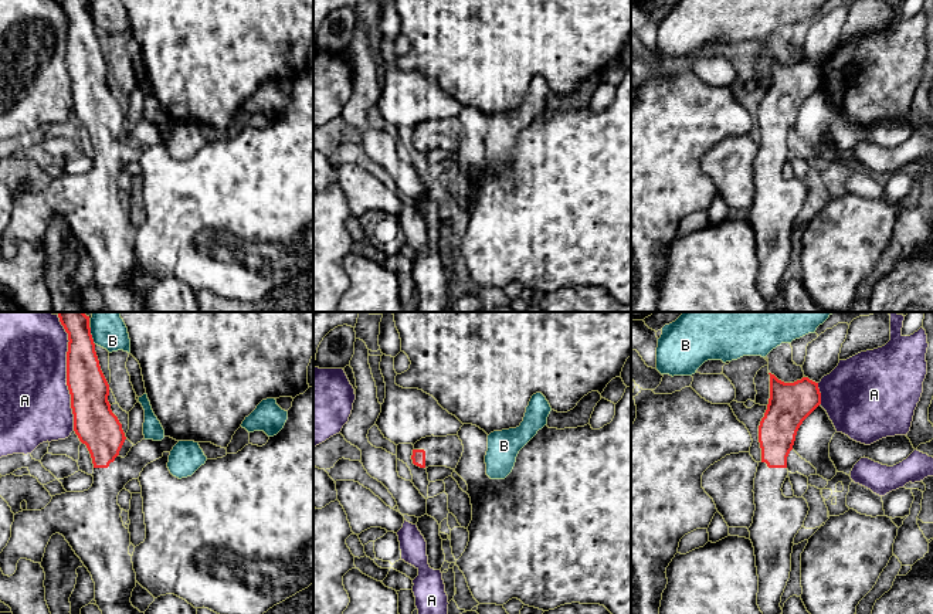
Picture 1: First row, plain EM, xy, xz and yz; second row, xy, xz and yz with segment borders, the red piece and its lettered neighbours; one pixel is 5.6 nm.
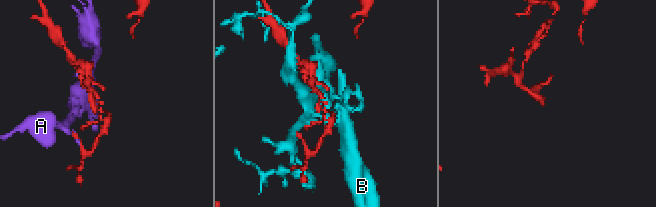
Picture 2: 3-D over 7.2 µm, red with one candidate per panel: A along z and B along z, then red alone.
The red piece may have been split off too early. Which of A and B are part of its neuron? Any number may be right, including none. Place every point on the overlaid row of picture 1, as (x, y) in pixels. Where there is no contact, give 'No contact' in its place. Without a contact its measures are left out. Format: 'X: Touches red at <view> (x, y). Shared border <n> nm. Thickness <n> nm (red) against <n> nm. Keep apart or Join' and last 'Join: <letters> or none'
A: Touches red at xy (67, 373). Shared border 650 nm. Thickness 220 nm (red) against 400 nm. Keep apart
B: Touches red at xy (91, 336). Shared border 100 nm. Thickness 200 nm (red) against 200 nm. Keep apart
Join: none

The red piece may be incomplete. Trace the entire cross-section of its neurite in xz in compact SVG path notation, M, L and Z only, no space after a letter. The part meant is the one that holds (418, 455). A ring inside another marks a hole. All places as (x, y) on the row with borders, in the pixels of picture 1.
M458 435L425 437L414 444L413 464L420 468L447 467L455 469L464 452Z

